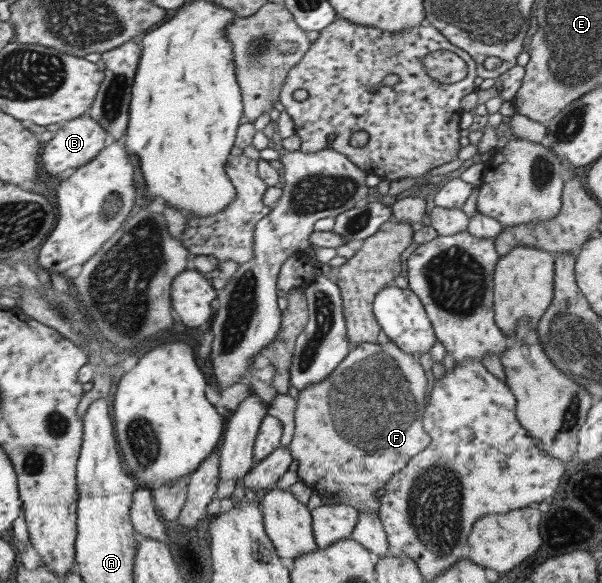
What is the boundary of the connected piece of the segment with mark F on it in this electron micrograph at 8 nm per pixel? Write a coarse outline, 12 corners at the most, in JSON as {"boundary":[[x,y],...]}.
{"boundary":[[390,340],[298,392],[287,447],[312,491],[377,511],[430,443],[426,378]]}

